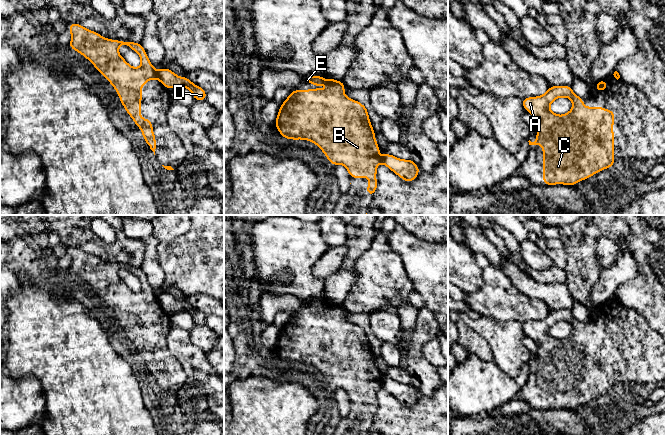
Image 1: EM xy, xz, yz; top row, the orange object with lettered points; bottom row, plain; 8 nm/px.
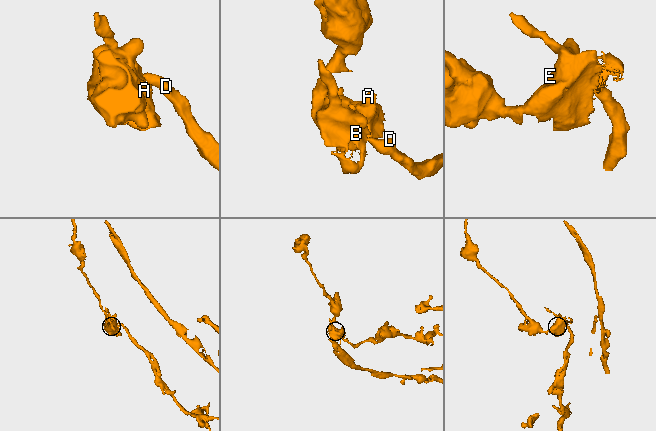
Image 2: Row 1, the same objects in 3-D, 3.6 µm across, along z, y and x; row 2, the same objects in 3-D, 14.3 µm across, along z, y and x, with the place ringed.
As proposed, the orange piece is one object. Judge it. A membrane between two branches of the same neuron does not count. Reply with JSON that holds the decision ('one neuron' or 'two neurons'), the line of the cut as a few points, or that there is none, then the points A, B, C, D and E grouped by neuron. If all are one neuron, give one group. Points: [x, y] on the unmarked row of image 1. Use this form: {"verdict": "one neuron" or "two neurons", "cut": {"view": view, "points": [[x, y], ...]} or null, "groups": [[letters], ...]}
{"verdict": "two neurons", "cut": {"view": "xy", "points": [[156, 296], [159, 302]]}, "groups": [["A", "B", "C", "E"], ["D"]]}

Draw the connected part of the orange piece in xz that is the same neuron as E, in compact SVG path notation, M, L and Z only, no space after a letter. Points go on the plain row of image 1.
M309 298L305 302L305 307L313 307L316 309L328 308L327 314L293 314L289 321L280 329L280 334L275 345L275 351L285 363L305 363L314 366L325 378L328 385L333 389L344 389L350 399L350 402L361 403L363 399L370 405L366 411L366 417L371 421L378 410L377 391L378 387L382 387L382 382L378 381L380 372L375 364L375 355L369 344L368 334L366 331L355 324L344 319L345 309L342 305L332 302L324 303L325 300L313 300Z

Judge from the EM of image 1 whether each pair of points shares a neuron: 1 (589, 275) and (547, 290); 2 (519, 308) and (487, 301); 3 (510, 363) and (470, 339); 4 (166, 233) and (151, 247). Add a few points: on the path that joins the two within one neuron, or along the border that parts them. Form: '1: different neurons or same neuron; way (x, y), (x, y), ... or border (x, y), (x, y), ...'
1: different neurons; border (565, 285), (575, 299)
2: same neuron; way (511, 304), (495, 301)
3: different neurons; border (477, 333), (486, 340), (494, 360)
4: different neurons; border (151, 225), (153, 235), (159, 241)

